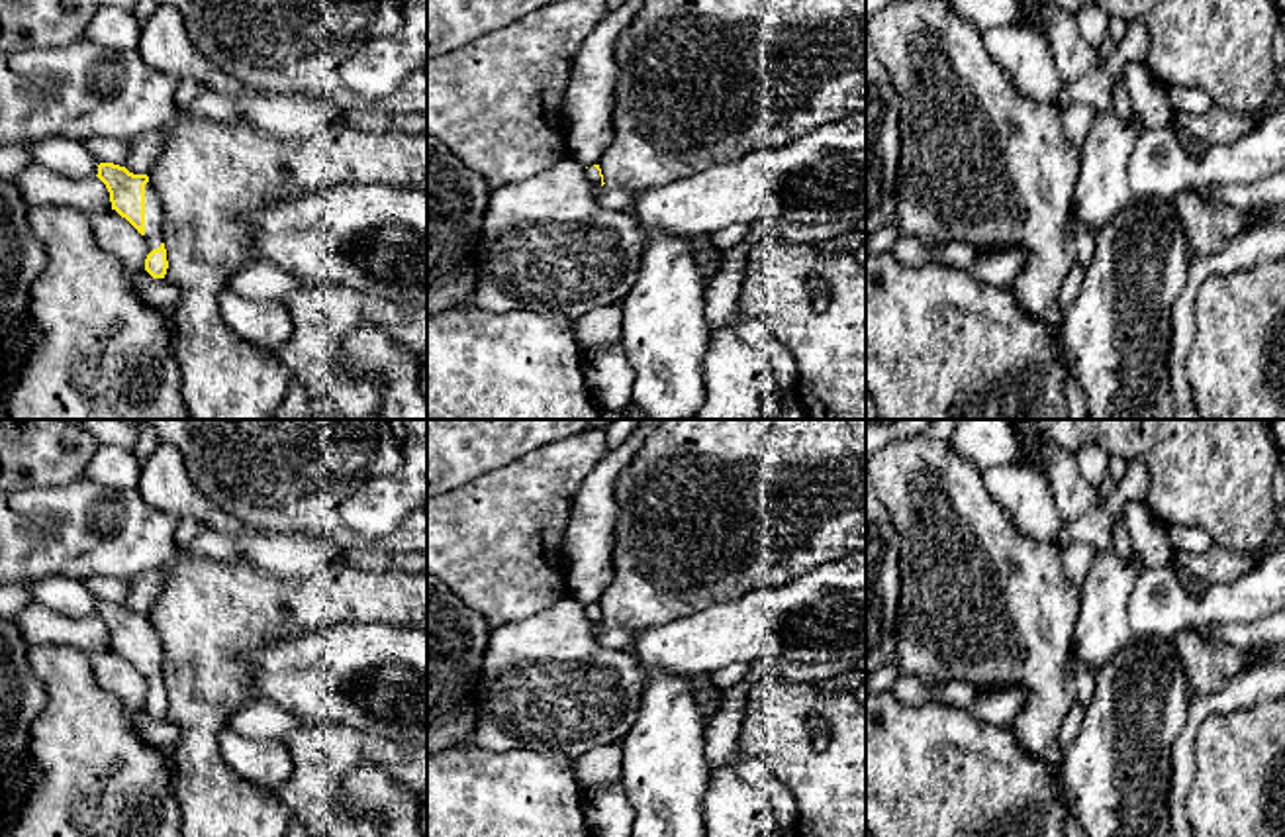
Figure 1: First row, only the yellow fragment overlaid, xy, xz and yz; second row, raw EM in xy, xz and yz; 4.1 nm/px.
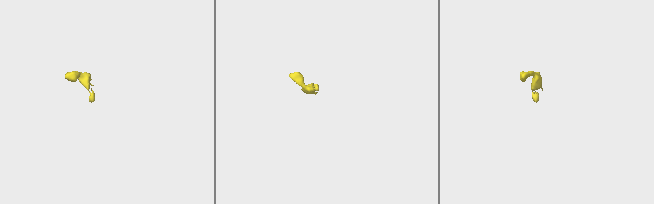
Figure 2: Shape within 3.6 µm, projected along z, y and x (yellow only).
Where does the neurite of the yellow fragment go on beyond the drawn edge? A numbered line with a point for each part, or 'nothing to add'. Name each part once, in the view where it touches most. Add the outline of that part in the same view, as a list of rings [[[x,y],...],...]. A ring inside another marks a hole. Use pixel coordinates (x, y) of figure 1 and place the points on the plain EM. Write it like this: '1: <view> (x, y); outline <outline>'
1: xy (153, 647); outline [[[151,621],[145,623],[145,680],[149,686],[149,692],[153,688],[159,688],[165,674],[165,653],[163,643],[151,625]]]

